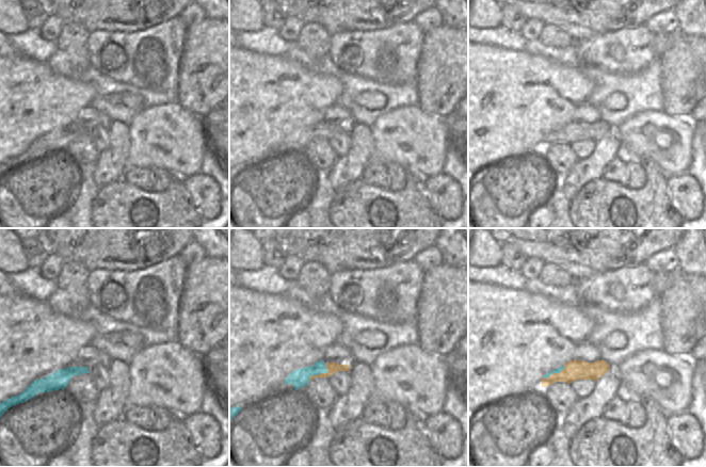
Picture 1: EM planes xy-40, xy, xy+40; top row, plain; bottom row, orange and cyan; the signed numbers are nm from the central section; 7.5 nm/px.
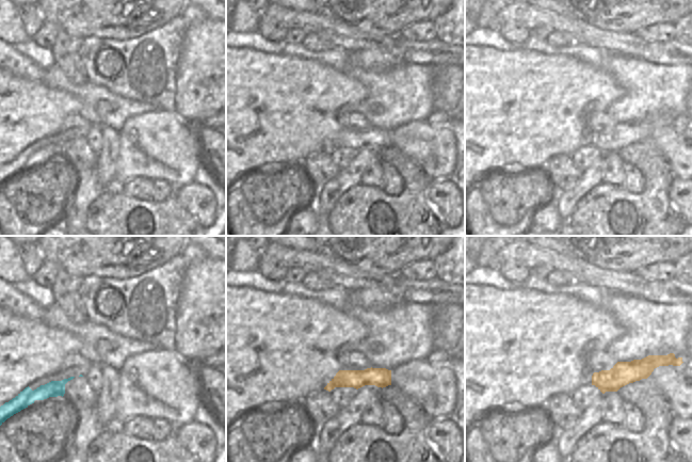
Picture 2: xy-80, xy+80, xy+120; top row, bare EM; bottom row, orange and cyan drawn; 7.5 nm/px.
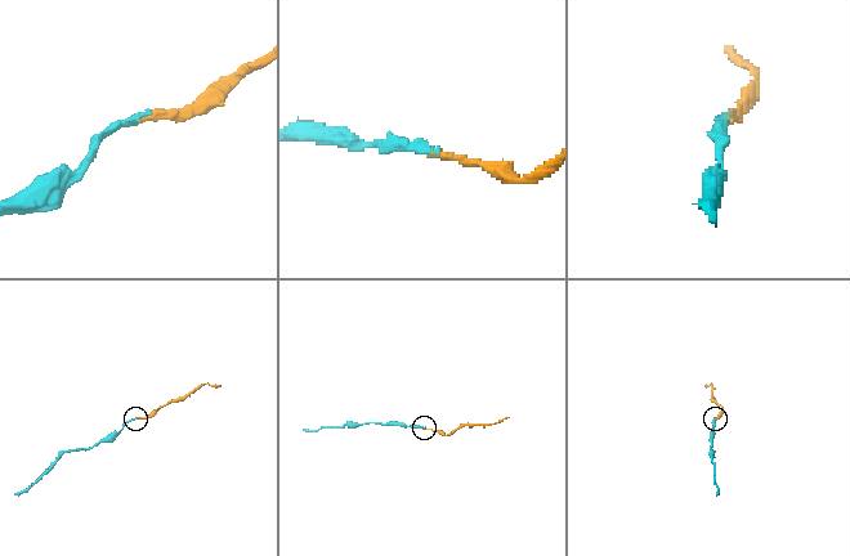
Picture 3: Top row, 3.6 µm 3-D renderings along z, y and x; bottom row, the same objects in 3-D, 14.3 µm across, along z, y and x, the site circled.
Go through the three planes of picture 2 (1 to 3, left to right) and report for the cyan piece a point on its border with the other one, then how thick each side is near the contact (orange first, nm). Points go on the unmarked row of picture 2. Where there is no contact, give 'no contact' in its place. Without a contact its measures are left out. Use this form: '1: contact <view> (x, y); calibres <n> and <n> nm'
1: no contact
2: no contact
3: no contact

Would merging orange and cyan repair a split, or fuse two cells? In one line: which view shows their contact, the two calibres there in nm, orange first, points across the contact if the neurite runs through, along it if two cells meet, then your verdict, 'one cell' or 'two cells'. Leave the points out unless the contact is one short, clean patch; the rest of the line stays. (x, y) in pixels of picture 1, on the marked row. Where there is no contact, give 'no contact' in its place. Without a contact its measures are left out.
meets orange in xy; 80 nm thick on the orange side, 140 nm on the other; runs through xy (332, 367), (322, 373), (307, 373), (300, 377); one cell

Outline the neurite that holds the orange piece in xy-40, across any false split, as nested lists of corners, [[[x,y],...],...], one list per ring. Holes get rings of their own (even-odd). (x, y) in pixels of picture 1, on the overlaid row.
[[[69,367],[67,369],[61,369],[42,380],[36,379],[20,394],[0,403],[0,417],[12,406],[30,400],[37,396],[38,392],[64,390],[73,377],[82,373],[90,373],[90,369],[86,367]]]

